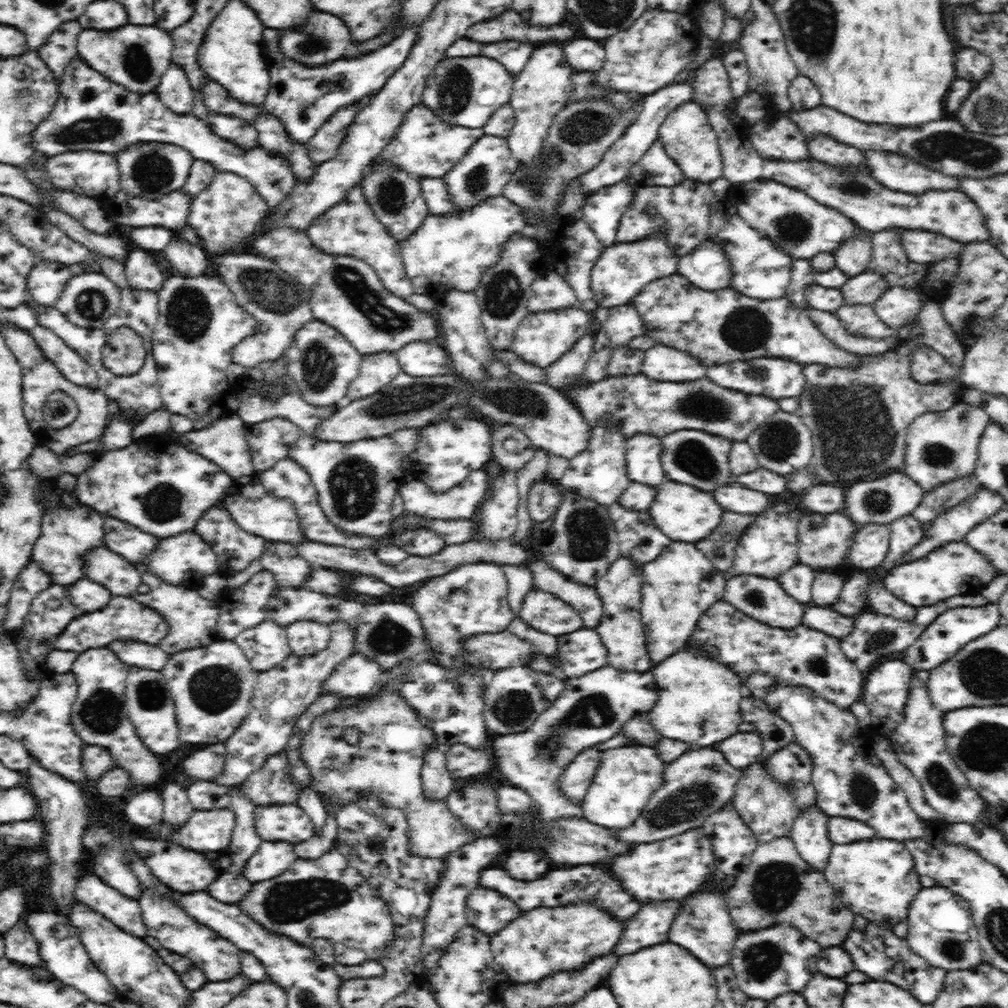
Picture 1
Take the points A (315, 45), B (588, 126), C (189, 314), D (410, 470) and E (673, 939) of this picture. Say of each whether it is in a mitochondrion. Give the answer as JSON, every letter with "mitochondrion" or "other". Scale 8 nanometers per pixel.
{"A":"mitochondrion","B":"mitochondrion","C":"mitochondrion","D":"other","E":"other"}

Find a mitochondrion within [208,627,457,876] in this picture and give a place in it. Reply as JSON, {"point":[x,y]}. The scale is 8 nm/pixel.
{"point":[377,842]}

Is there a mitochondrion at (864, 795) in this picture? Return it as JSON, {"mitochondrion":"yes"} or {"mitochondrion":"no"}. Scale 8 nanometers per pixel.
{"mitochondrion":"yes"}

